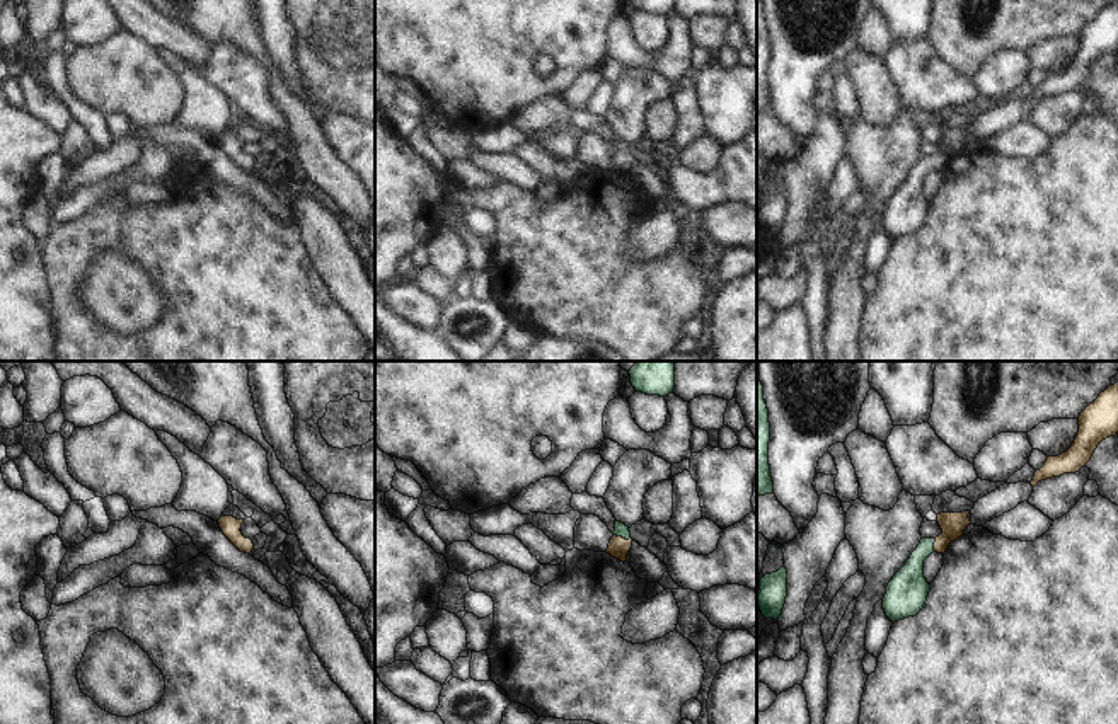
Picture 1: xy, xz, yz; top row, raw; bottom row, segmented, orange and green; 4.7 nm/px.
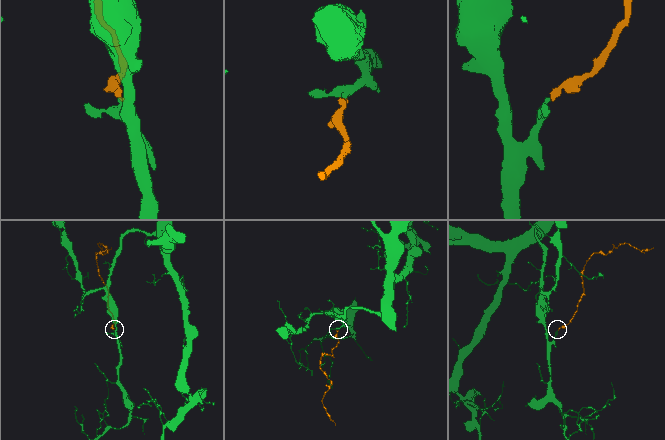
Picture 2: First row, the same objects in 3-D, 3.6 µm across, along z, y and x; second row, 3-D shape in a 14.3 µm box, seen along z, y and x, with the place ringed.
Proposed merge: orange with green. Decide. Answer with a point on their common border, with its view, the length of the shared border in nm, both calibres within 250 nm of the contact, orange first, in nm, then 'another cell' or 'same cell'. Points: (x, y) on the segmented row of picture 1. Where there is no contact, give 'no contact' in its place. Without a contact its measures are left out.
contact xz (621, 537); length 80 nm; calibres 100 and 60 nm; same cell

